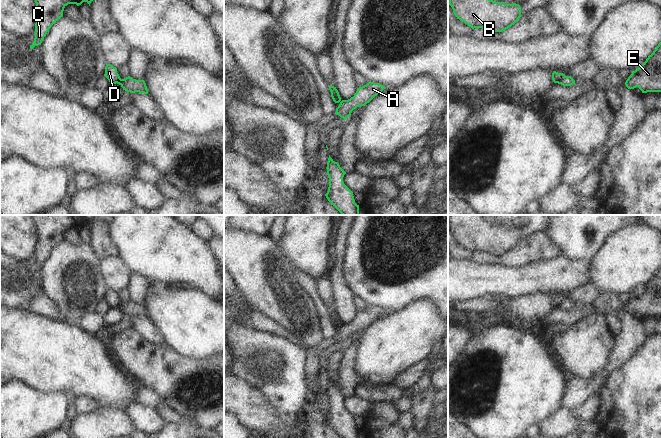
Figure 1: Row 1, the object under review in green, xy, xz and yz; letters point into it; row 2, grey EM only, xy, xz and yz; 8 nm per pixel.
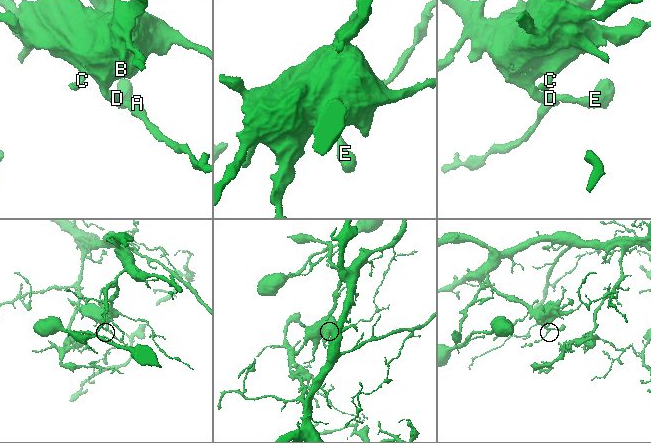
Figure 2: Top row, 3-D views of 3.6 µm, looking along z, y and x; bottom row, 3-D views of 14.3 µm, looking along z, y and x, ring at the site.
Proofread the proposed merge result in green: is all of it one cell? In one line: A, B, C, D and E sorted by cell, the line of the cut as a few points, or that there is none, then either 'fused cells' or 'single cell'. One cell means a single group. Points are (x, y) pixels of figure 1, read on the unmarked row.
A / B C D E; cut in yz along (564, 299), (557, 306); fused cells

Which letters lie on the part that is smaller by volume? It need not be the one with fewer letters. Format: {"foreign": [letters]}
{"foreign": ["A"]}

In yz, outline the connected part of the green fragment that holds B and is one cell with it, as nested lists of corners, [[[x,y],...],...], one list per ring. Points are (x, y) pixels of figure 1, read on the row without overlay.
[[[448,215],[448,223],[457,243],[472,253],[503,256],[522,240],[519,228],[490,224],[482,215]]]

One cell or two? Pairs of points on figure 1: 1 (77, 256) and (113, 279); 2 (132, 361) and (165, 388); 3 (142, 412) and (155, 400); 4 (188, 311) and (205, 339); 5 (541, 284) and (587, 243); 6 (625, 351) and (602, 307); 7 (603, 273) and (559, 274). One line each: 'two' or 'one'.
1: two
2: one
3: two
4: one
5: two
6: two
7: two

